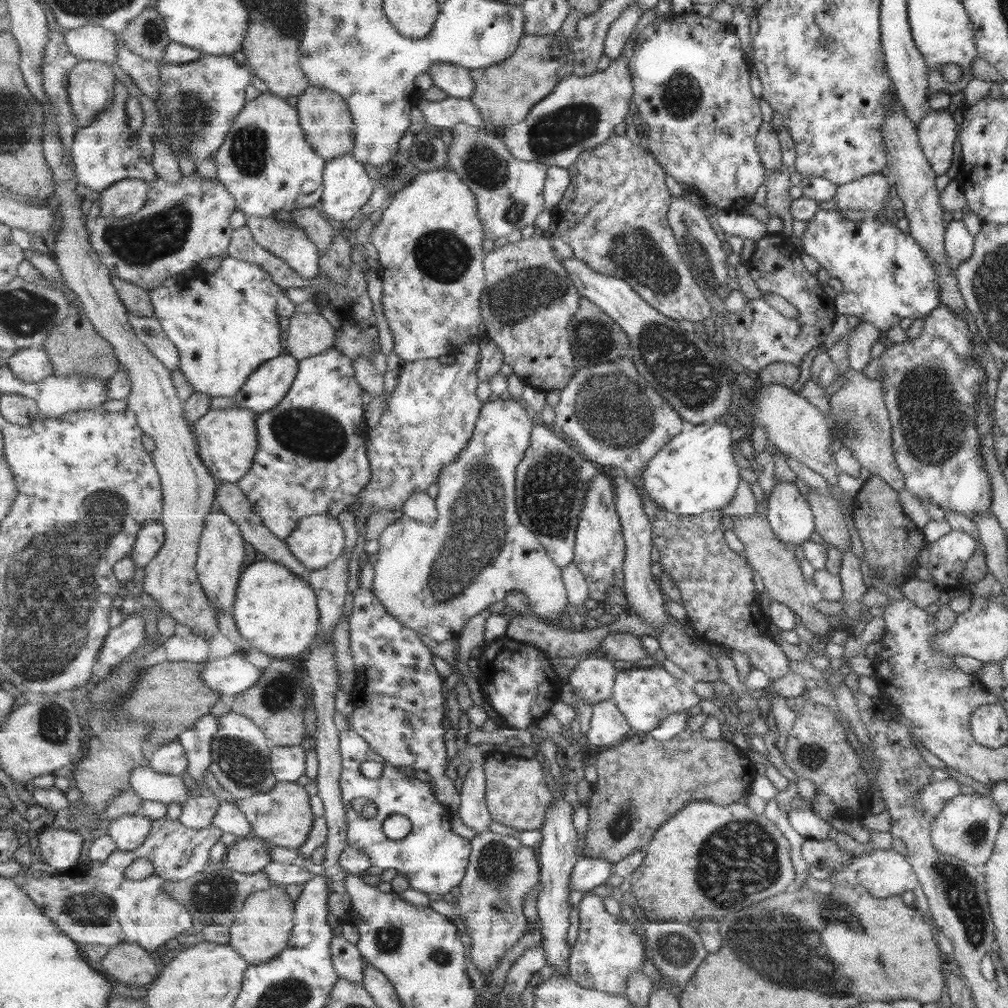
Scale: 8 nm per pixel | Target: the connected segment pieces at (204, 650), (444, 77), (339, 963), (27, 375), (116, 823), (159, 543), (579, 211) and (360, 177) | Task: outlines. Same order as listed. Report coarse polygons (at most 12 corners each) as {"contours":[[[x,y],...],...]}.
{"contours":[[[181,624],[162,641],[168,662],[205,664],[209,641]],[[445,63],[427,73],[451,97],[471,99],[472,69]],[[341,935],[332,940],[337,974],[364,984],[364,958]],[[44,349],[18,350],[7,363],[25,382],[55,374]],[[141,813],[110,823],[120,851],[144,844],[153,821]],[[147,522],[131,552],[136,568],[144,569],[166,541],[161,522]],[[581,153],[544,235],[669,318],[711,316],[655,156]],[[351,153],[327,161],[318,205],[353,226],[377,186]]]}

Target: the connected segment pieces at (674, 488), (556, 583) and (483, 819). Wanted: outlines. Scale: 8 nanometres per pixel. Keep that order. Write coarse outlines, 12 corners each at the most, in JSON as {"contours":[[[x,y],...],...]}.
{"contours":[[[701,423],[649,461],[641,496],[721,510],[738,482],[729,430]],[[490,398],[431,526],[378,538],[371,588],[436,642],[521,590],[557,622],[562,568],[520,519],[536,418]],[[468,742],[471,766],[459,815],[477,835],[494,821],[486,803],[487,751]]]}

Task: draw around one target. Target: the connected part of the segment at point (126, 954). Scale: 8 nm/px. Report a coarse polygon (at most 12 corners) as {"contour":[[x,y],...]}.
{"contour":[[135,943],[111,947],[110,978],[148,987],[160,976],[153,954]]}

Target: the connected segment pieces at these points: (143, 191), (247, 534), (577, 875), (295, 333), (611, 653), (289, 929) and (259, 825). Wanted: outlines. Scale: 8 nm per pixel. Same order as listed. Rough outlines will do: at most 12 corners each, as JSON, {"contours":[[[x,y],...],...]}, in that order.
{"contours":[[[126,179],[99,197],[101,214],[123,218],[148,202],[149,183]],[[238,483],[216,490],[244,540],[268,560],[307,579],[308,570],[286,539],[264,525]],[[582,857],[571,890],[590,892],[613,875],[613,863]],[[321,312],[296,313],[285,349],[302,361],[334,348]],[[610,633],[596,652],[607,660],[637,662],[649,656],[643,639]],[[285,886],[253,893],[228,944],[250,965],[287,948],[296,903]],[[278,781],[236,805],[267,843],[299,848],[316,816],[311,794]]]}

